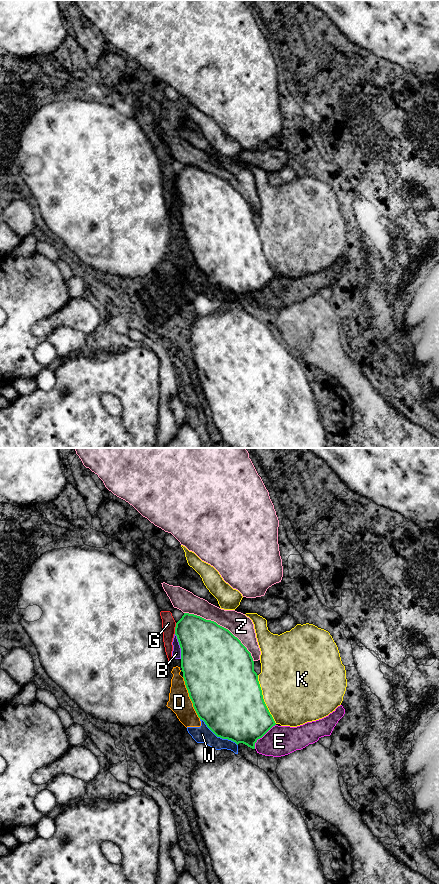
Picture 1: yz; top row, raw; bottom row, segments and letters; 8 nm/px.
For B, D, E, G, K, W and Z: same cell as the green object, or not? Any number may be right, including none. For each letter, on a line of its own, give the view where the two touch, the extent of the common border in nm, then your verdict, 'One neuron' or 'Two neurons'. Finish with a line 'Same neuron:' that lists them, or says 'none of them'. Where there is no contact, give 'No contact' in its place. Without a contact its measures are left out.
B: Touches green in yz. Shared border 200 nm. Two neurons
D: Touches green in yz. Shared border 360 nm. Two neurons
E: Touches green in yz. Shared border 260 nm. Two neurons
G: Touches green in yz. Shared border 90 nm. Two neurons
K: Touches green in yz. Shared border 420 nm. Two neurons
W: Touches green in yz. Shared border 380 nm. Two neurons
Z: Touches green in yz. Shared border 700 nm. Two neurons
Same neuron: none of them

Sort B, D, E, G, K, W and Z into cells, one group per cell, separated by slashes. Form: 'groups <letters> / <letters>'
groups B D E W / G / K / Z

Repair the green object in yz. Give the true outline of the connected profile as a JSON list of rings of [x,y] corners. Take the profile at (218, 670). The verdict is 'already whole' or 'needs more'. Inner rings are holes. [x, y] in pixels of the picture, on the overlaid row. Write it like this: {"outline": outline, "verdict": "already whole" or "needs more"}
{"outline": [[[184,613],[176,623],[181,668],[198,717],[222,739],[255,749],[255,743],[276,725],[262,695],[251,653],[228,629],[200,616]]], "verdict": "already whole"}

